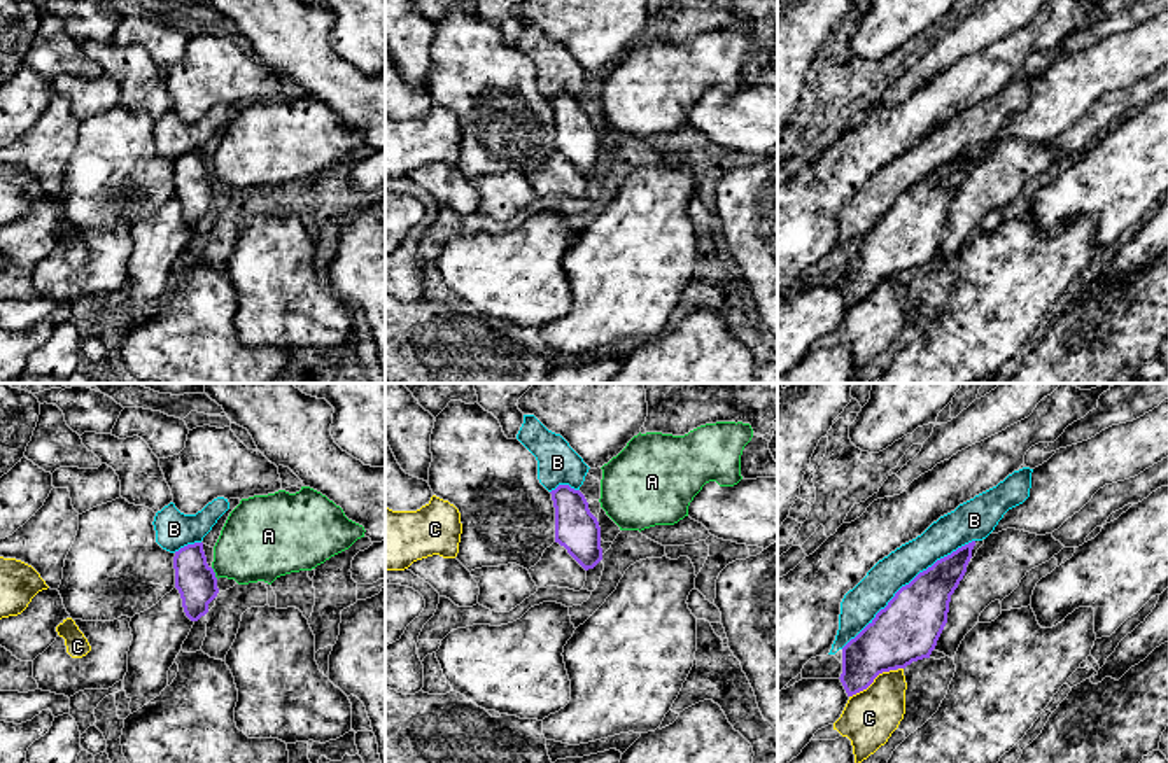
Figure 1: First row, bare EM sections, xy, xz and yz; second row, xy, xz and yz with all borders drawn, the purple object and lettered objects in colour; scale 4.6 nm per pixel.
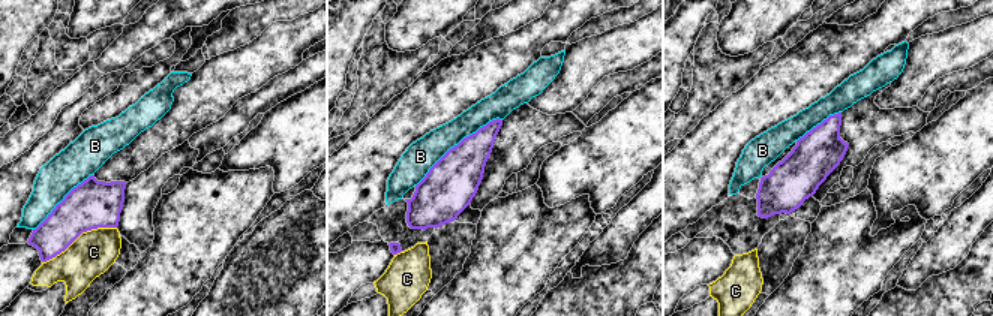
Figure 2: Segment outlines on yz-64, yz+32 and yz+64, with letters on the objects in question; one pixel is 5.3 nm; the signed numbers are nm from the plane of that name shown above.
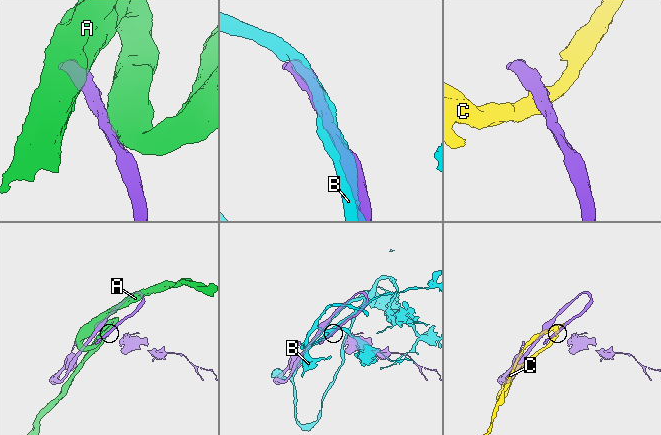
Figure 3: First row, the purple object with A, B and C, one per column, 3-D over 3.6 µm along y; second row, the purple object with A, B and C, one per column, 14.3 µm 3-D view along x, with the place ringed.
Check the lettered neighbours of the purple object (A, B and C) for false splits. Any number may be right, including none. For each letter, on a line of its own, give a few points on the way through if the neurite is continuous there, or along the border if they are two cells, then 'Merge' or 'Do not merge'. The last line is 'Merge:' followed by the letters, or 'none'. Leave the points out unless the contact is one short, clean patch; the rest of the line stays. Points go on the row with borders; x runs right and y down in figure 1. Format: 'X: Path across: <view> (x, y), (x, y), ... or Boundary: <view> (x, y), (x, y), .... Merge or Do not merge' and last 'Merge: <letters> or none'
A: Boundary: xy (211, 567), (218, 578). Do not merge
B: Do not merge
C: Do not merge
Merge: none

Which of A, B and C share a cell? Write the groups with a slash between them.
A / B / C

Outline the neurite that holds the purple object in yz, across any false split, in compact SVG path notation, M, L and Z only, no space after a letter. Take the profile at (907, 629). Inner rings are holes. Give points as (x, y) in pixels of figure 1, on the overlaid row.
M975 541L958 548L902 586L876 618L842 648L841 682L853 696L890 670L930 658L947 623L951 595Z

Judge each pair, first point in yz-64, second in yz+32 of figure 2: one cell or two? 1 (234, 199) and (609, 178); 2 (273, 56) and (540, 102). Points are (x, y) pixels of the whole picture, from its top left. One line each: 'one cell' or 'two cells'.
1: two cells
2: one cell

